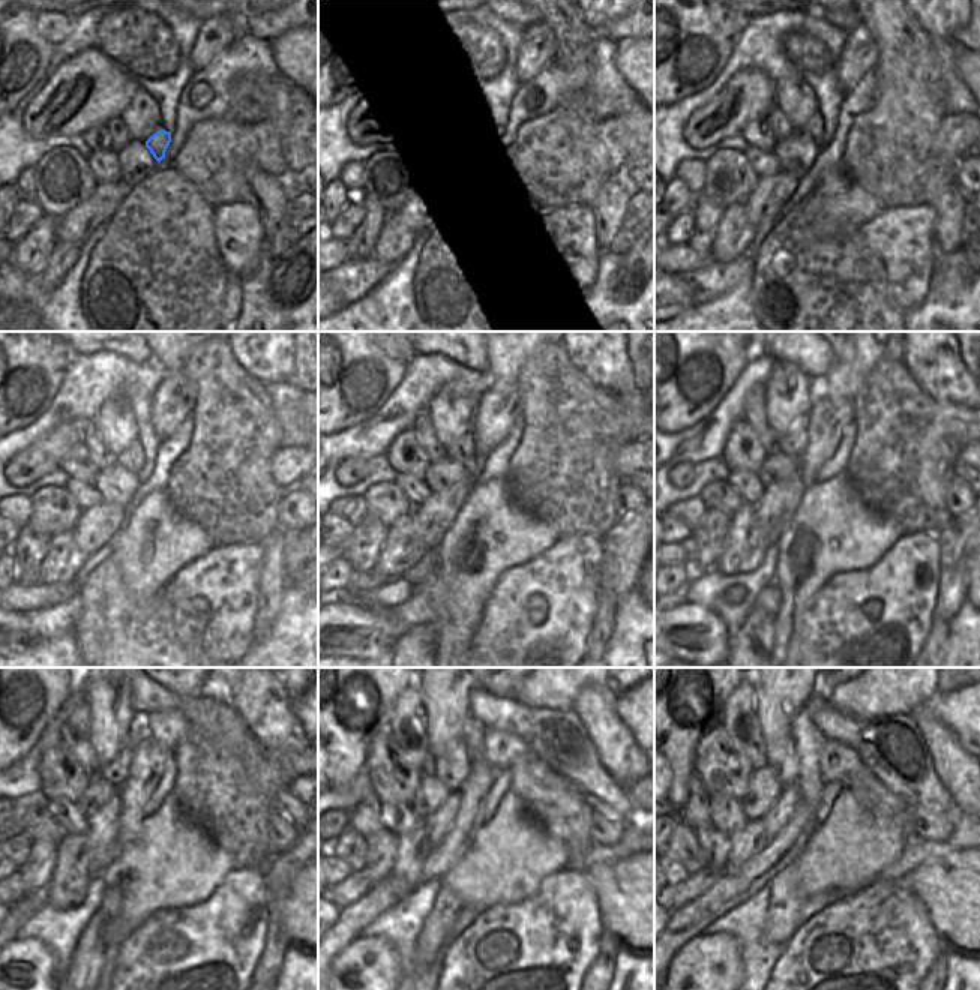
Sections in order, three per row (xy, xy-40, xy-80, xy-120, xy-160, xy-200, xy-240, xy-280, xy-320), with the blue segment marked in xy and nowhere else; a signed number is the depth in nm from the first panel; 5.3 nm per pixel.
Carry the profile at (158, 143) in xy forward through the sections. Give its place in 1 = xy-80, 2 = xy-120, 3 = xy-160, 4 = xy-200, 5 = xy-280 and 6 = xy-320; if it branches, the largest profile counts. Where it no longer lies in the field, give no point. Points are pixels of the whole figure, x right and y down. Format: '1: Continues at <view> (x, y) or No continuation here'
1: Continues at xy-80 (815, 126)
2: Continues at xy-120 (132, 458)
3: Continues at xy-160 (462, 450)
4: Continues at xy-200 (793, 441)
5: Continues at xy-280 (452, 768)
6: Continues at xy-320 (781, 756)

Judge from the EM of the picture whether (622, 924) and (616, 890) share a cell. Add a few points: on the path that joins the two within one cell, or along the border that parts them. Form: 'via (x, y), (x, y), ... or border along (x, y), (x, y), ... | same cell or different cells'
via (622, 915), (622, 899) | same cell

